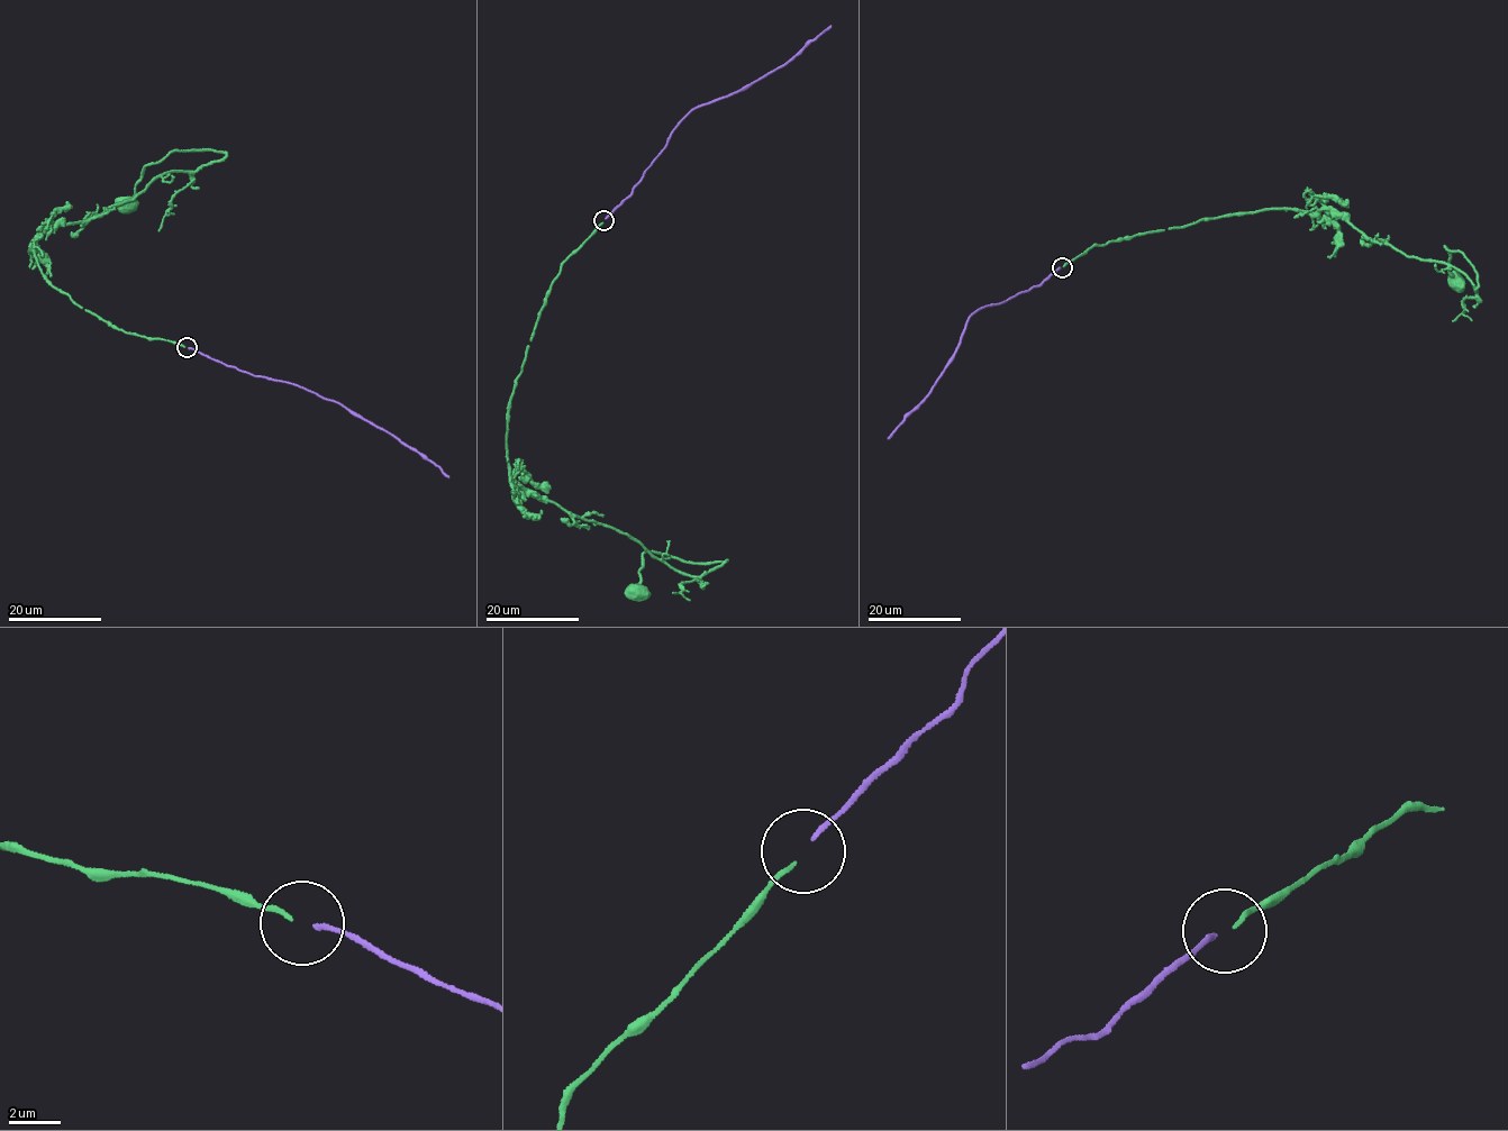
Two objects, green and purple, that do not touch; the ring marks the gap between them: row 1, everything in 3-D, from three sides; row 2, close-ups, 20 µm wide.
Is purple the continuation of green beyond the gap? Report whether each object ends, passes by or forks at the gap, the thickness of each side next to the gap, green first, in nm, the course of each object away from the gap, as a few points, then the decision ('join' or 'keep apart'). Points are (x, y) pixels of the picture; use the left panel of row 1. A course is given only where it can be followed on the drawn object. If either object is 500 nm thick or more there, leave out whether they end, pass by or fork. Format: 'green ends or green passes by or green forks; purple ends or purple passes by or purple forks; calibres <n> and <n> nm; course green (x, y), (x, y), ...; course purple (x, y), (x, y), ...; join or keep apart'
green ends; purple ends; calibres 180 and 170 nm; course green (184, 346), (76, 304), (33, 251), (46, 230), (226, 154), (174, 151), (143, 171), (128, 204); course purple (188, 348), (250, 374), (303, 386), (342, 403), (424, 456), (448, 477); join

